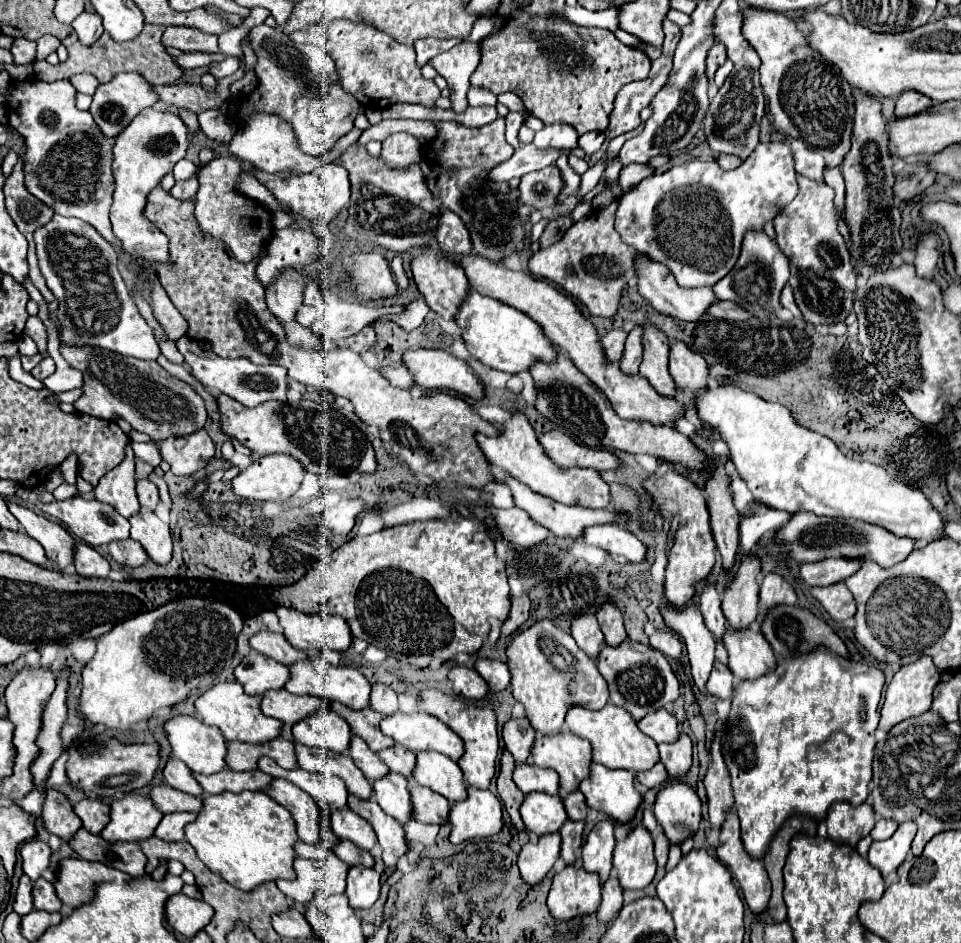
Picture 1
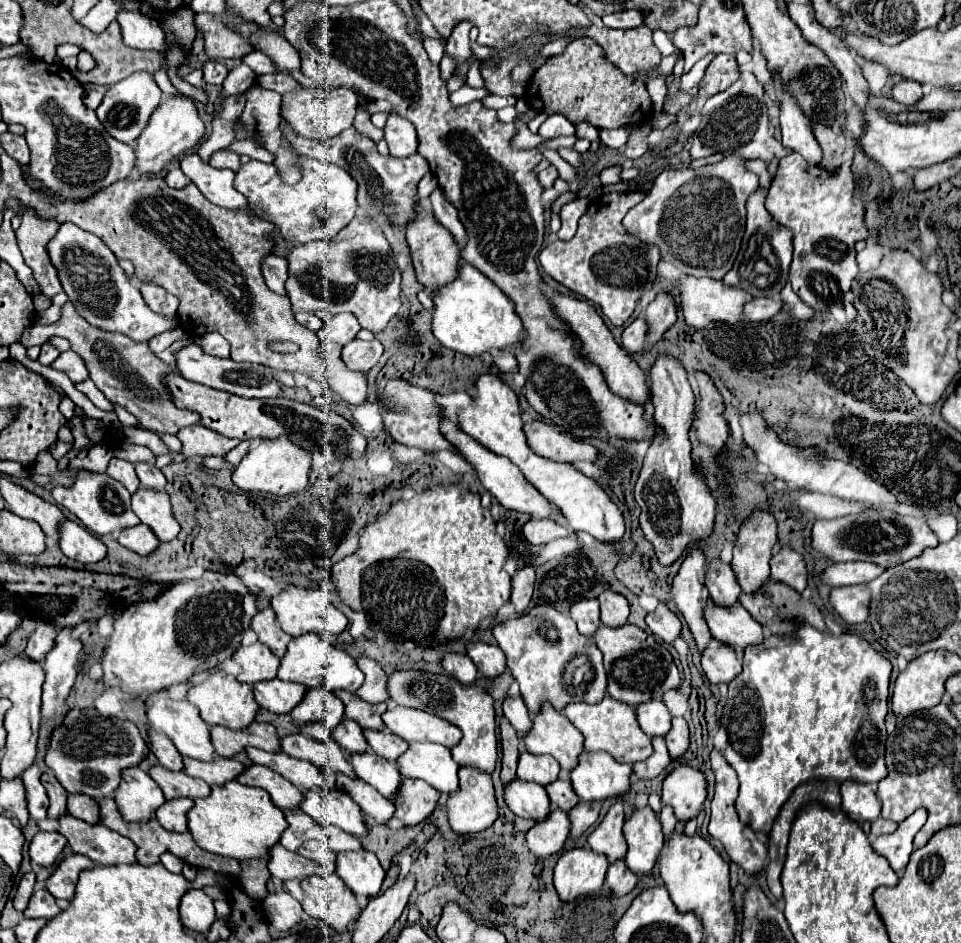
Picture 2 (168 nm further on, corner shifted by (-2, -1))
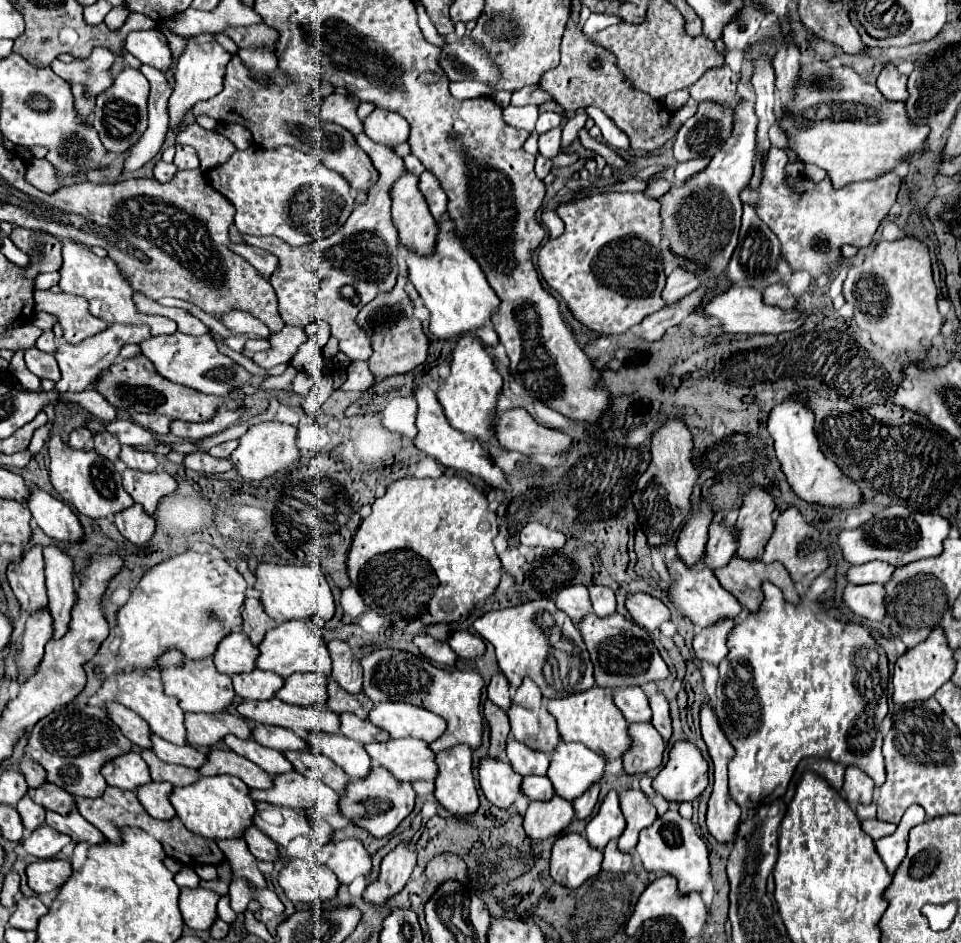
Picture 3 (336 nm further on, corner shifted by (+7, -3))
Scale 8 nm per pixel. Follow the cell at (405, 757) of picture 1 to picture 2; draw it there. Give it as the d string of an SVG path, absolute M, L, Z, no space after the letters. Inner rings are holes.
M368 729L368 731L364 731L364 737L366 737L370 749L372 749L376 755L388 759L388 761L396 761L396 759L408 749L408 743L402 741L398 735L390 733L390 731L378 733L378 731Z

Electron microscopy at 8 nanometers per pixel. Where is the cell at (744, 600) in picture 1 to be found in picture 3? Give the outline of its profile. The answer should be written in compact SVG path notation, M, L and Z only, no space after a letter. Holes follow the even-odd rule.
M753 487L743 497L743 507L735 523L735 555L745 561L757 561L773 533L773 497L761 487Z

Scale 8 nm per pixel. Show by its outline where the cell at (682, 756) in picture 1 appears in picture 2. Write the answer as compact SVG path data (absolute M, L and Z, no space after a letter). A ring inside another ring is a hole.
M672 717L672 729L666 733L666 745L672 757L682 757L688 749L688 725L684 717Z

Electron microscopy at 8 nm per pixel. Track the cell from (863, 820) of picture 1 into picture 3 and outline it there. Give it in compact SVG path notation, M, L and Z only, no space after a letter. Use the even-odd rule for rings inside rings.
M847 767L845 771L845 783L843 783L843 795L849 805L869 805L873 799L873 781L867 779L867 775L861 775L857 767Z

